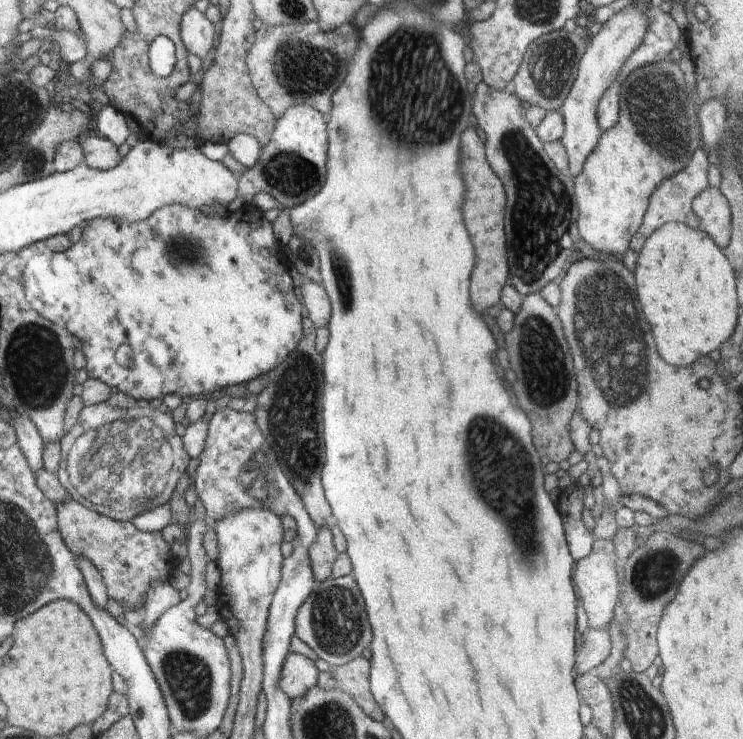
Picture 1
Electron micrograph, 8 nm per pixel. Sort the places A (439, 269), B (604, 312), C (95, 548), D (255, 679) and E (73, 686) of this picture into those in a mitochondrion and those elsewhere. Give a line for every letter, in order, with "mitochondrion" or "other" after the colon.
A: other
B: mitochondrion
C: other
D: other
E: other

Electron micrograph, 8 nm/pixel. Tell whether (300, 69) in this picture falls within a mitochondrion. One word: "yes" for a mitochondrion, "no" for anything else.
yes

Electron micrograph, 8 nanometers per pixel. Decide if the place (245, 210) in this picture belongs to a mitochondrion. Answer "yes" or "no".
no

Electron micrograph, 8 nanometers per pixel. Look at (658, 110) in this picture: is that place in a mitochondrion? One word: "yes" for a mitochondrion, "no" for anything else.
yes

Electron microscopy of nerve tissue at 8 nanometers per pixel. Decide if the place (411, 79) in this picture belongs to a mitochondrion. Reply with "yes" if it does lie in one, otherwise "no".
yes

